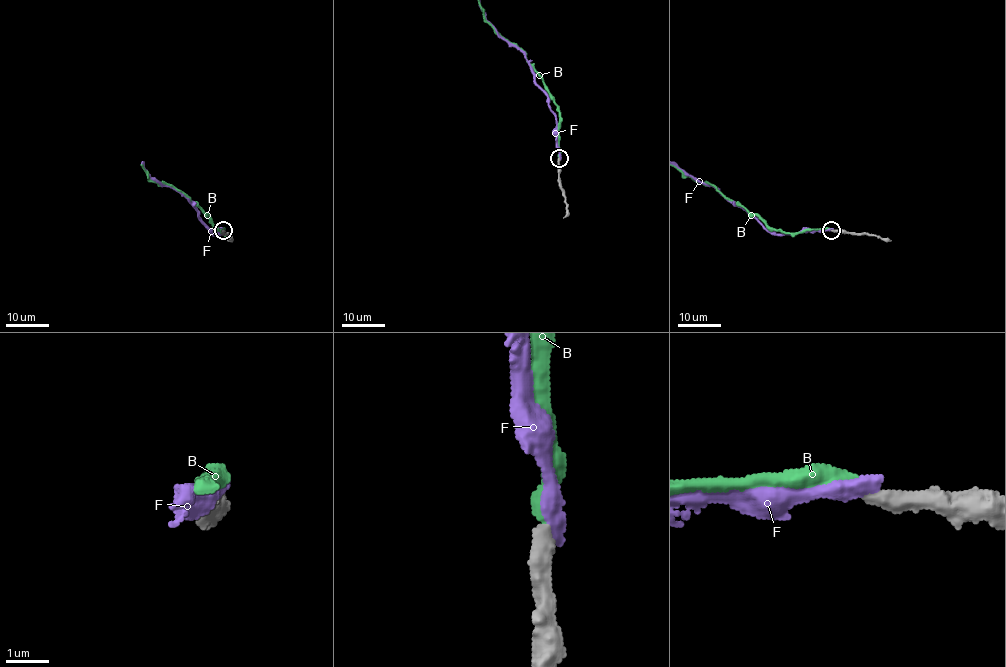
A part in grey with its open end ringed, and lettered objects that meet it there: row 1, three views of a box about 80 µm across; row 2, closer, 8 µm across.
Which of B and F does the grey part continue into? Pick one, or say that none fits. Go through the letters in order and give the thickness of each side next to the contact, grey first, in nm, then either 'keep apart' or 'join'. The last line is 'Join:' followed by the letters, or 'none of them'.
B: calibres 360 and 400 nm; join
F: calibres 400 and 360 nm; keep apart
Join: B

